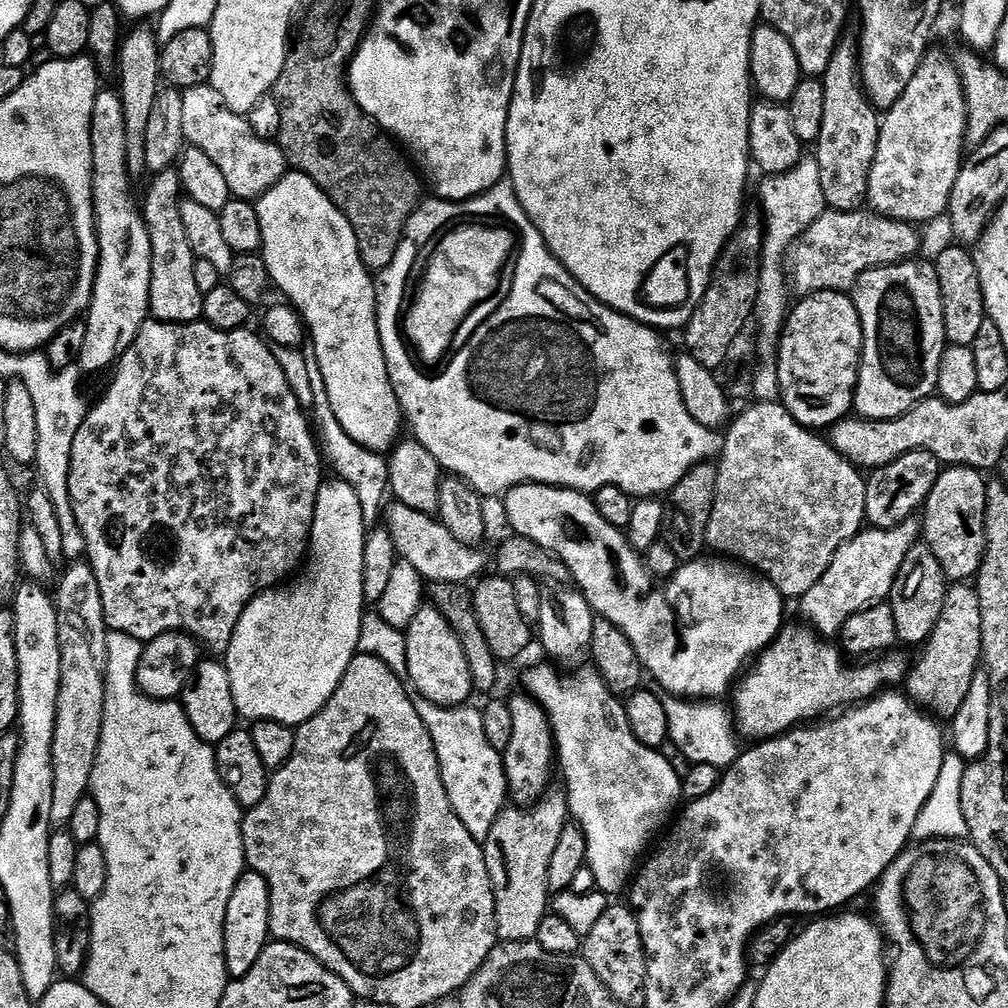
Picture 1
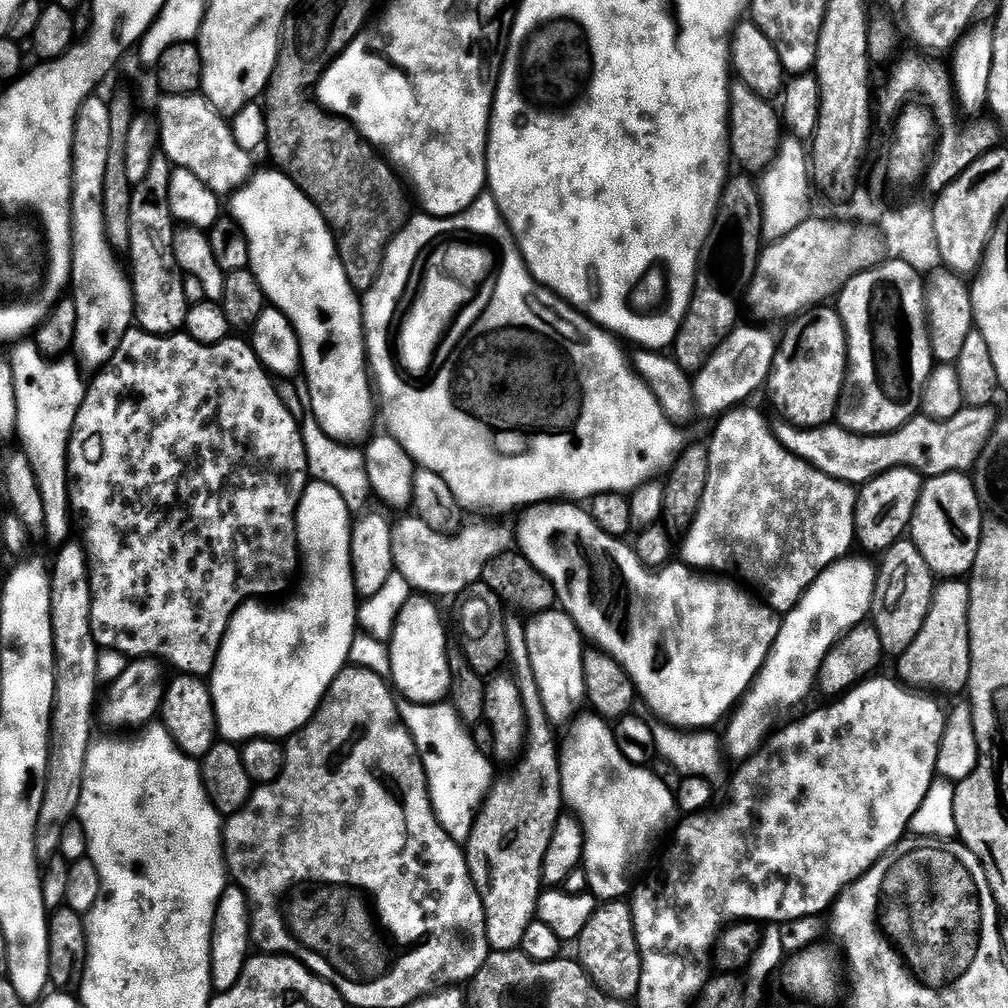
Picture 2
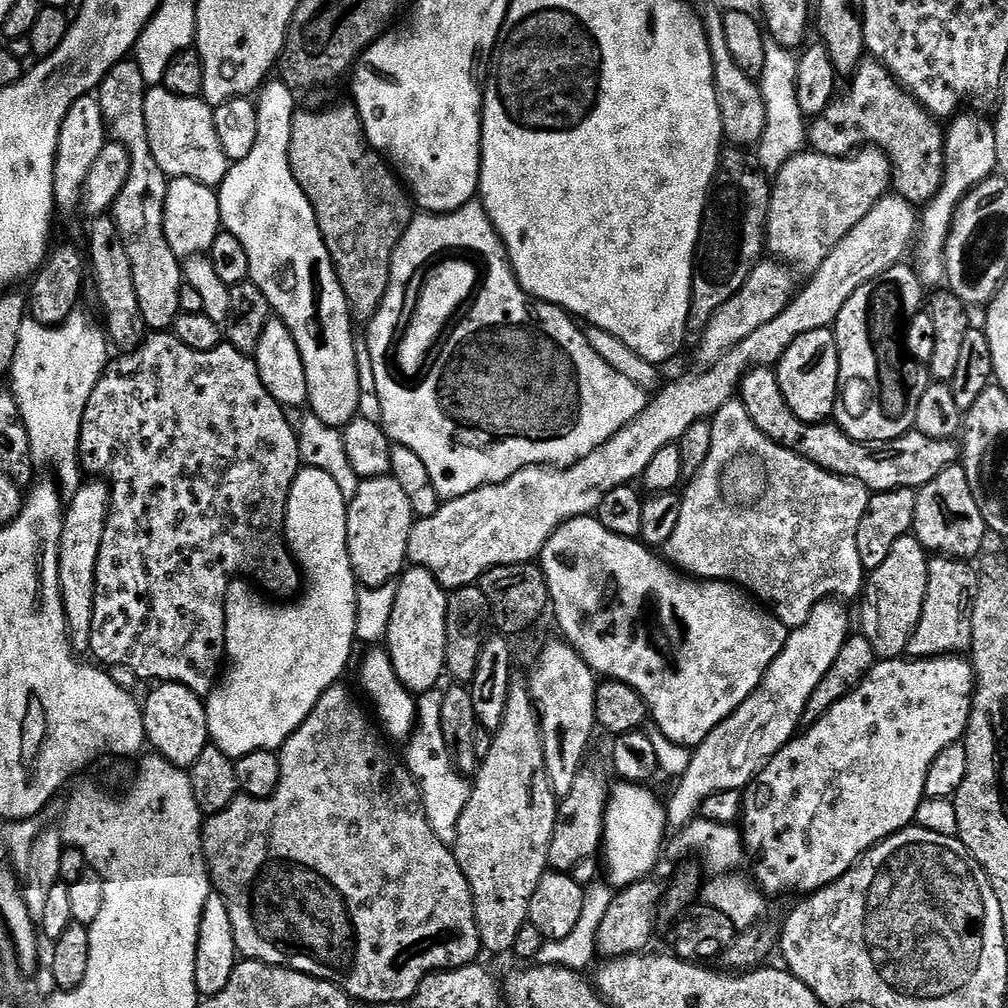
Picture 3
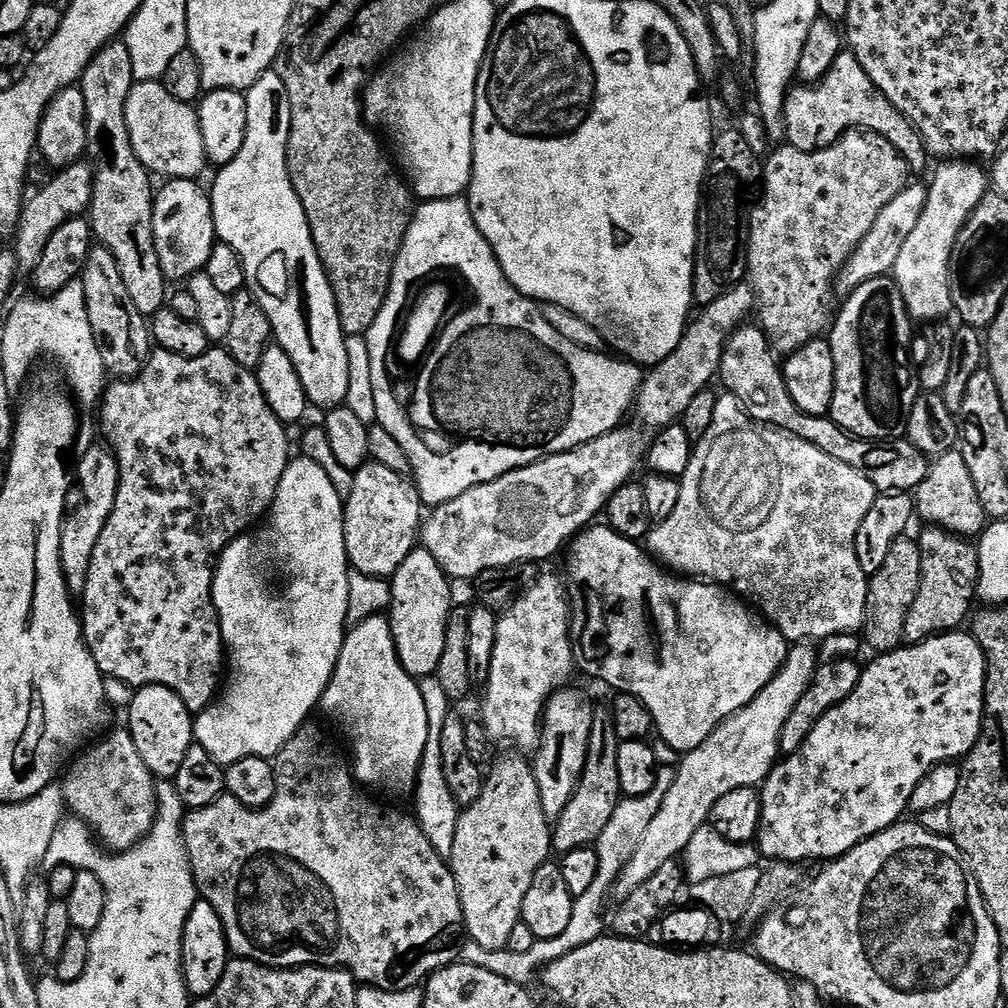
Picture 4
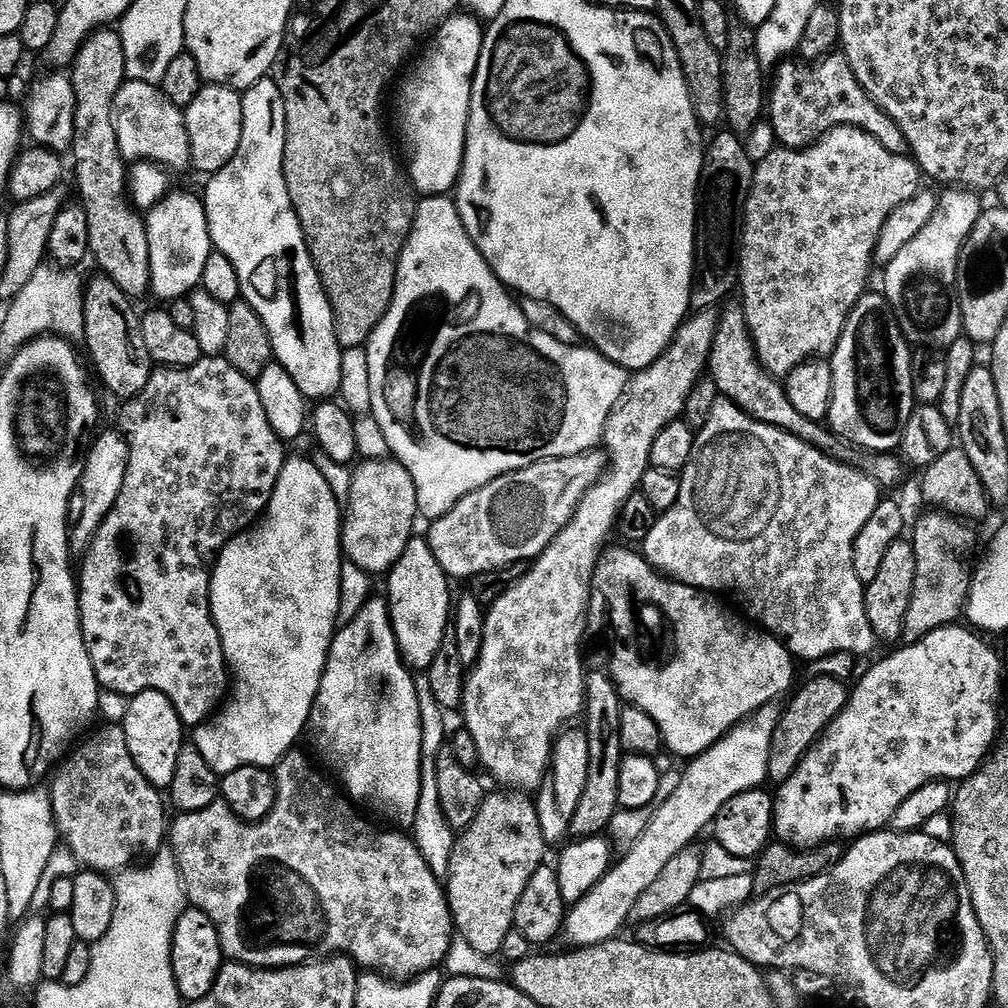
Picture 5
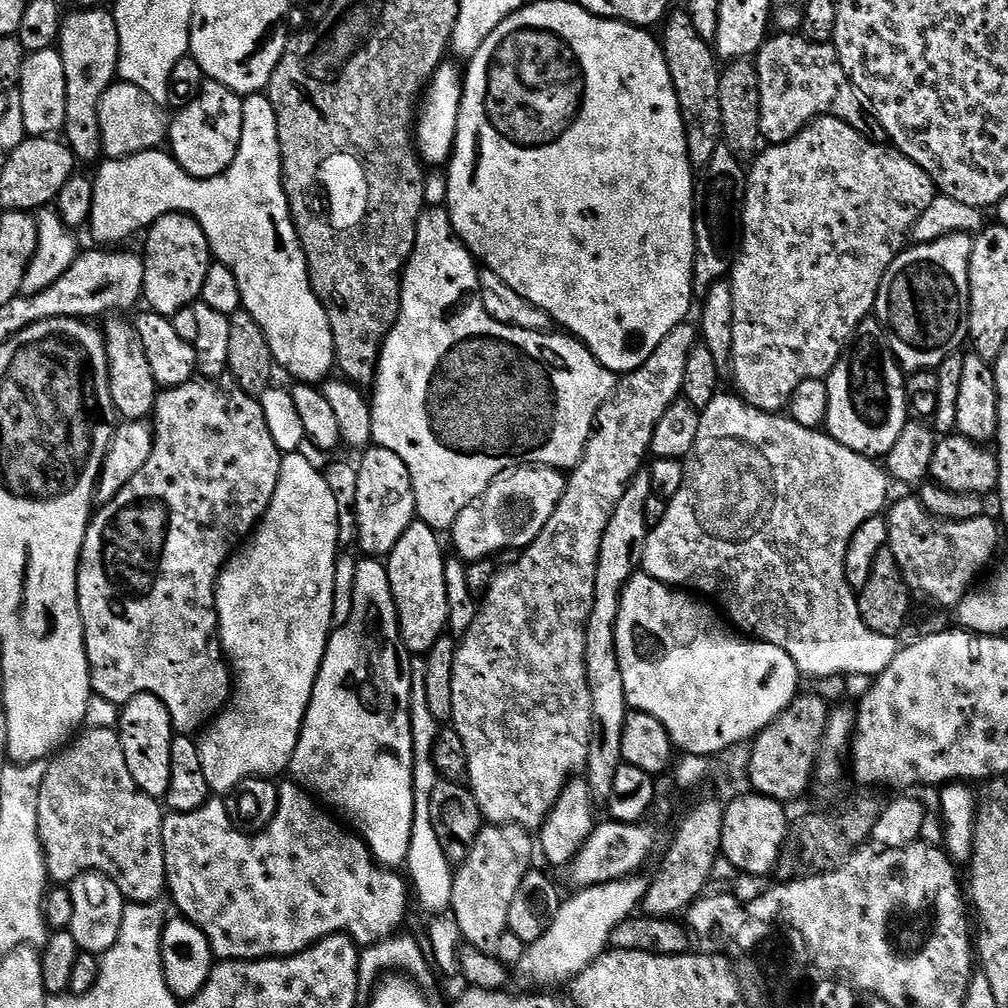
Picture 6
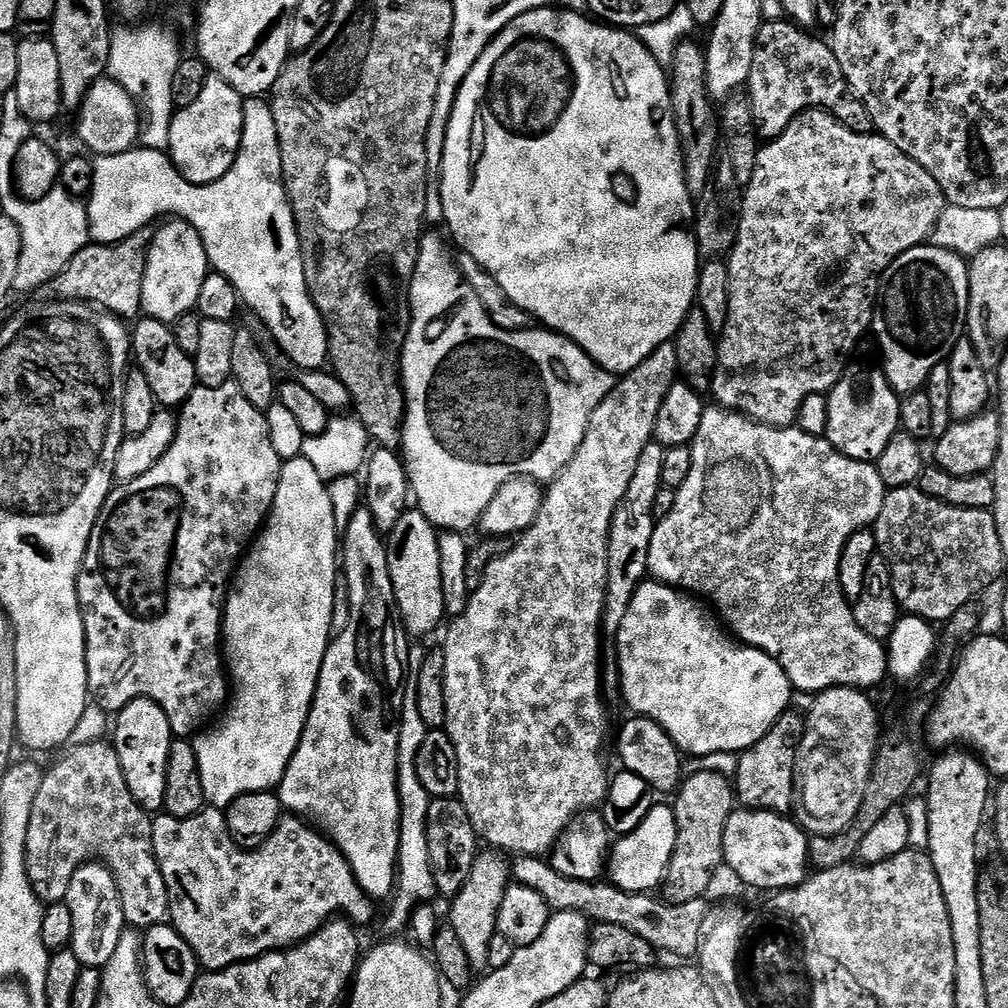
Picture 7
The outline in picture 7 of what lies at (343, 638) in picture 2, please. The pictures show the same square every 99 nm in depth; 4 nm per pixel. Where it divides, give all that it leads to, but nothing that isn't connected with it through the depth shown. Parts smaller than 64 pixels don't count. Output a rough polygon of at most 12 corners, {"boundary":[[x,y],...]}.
{"boundary":[[281,463],[224,602],[204,799],[279,789],[334,636],[328,484]]}

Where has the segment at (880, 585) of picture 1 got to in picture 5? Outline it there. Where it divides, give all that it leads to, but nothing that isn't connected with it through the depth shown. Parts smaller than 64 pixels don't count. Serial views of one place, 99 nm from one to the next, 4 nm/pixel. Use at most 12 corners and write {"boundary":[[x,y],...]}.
{"boundary":[[760,708],[683,769],[630,850],[571,905],[573,945],[634,902],[732,798],[759,789],[781,709]]}

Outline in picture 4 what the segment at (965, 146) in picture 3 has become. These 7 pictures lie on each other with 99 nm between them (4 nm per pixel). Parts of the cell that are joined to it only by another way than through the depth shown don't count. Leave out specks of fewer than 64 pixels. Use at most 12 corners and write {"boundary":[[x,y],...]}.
{"boundary":[[979,163],[933,171],[894,279],[909,317],[952,316],[952,251],[990,192]]}

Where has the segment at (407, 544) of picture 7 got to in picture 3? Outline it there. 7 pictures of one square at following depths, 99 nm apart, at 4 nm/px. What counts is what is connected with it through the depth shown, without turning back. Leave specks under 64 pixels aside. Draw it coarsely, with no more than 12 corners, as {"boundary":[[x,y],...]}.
{"boundary":[[425,568],[399,577],[386,651],[413,694],[448,663],[449,593]]}

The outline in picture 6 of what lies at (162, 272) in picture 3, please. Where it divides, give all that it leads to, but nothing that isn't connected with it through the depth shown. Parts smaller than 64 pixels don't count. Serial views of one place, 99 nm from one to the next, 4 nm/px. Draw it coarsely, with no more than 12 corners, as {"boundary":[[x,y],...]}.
{"boundary":[[115,15],[63,17],[63,139],[101,159],[100,103],[120,71]]}

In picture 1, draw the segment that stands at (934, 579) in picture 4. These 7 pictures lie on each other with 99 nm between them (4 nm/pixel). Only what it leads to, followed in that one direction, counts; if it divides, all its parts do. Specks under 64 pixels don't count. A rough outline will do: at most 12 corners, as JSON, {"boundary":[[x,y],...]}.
{"boundary":[[968,582],[911,661],[908,699],[951,721],[982,664],[980,599]]}

